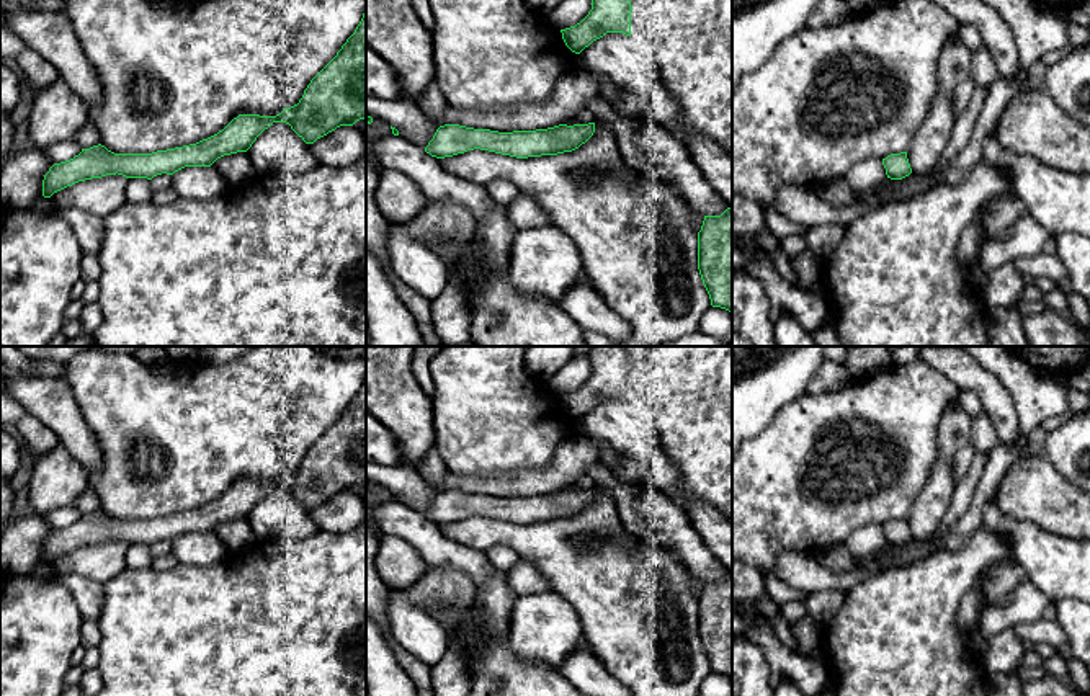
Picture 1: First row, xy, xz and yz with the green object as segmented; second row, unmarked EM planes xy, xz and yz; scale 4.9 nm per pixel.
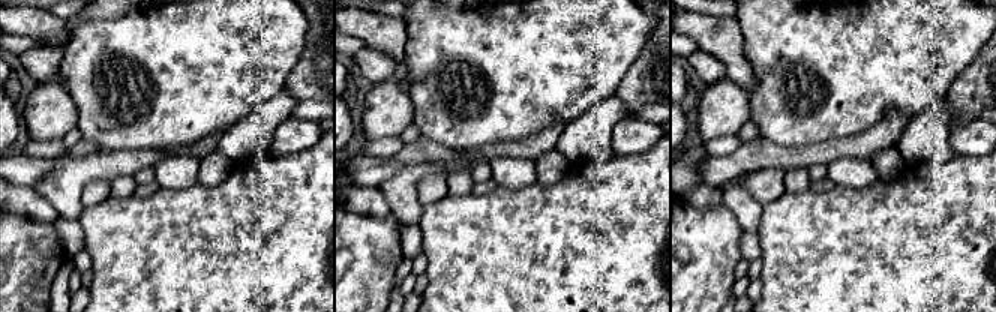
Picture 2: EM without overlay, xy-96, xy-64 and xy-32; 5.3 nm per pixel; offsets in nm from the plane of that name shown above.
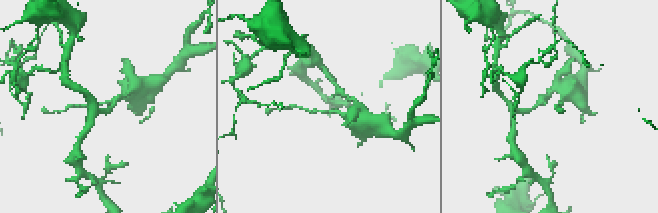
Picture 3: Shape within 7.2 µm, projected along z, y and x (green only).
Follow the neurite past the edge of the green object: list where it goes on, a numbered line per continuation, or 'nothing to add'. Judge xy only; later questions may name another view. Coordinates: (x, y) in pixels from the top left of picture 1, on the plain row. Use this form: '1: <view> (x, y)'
nothing to add

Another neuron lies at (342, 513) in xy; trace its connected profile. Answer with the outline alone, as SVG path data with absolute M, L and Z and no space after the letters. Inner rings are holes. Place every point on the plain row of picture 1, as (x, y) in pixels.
M340 492L309 510L309 516L322 531L333 534L348 533L366 520L366 502L364 497L353 492Z

